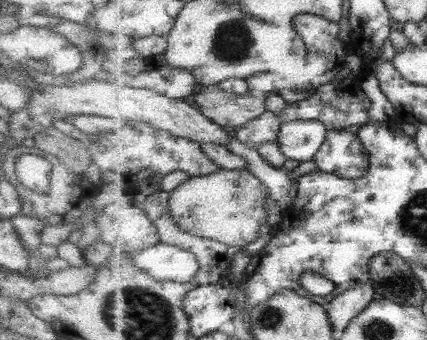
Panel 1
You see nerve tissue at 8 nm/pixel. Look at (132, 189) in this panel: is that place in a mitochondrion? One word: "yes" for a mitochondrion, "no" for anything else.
no

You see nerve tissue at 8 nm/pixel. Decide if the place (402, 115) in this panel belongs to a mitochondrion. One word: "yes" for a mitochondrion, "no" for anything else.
no

